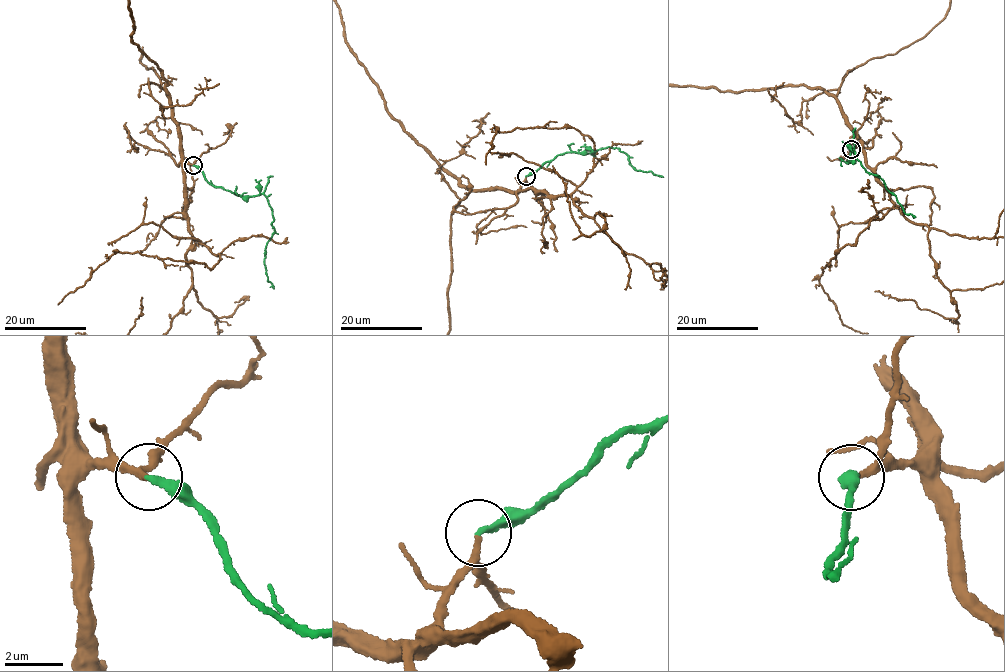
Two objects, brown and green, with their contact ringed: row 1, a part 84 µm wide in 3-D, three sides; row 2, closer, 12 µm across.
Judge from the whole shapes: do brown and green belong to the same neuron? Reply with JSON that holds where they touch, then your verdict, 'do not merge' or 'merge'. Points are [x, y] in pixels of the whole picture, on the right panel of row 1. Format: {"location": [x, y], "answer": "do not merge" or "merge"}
{"location": [851, 149], "answer": "merge"}

